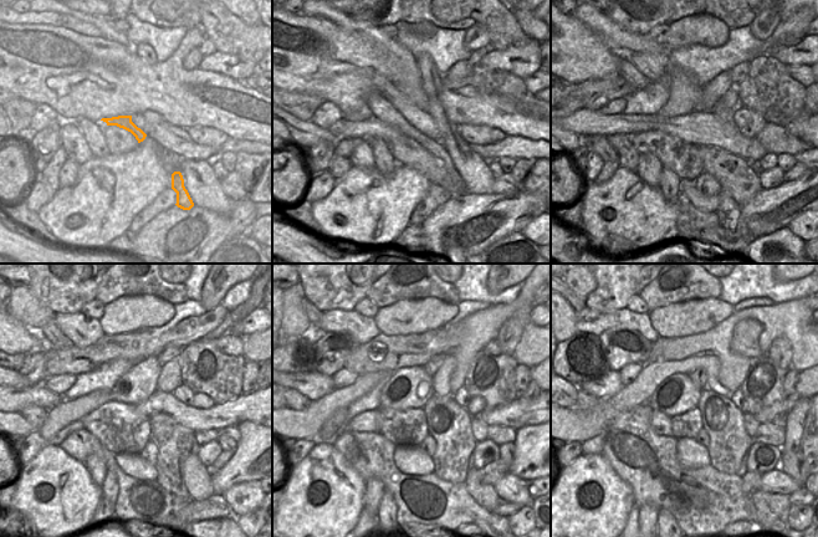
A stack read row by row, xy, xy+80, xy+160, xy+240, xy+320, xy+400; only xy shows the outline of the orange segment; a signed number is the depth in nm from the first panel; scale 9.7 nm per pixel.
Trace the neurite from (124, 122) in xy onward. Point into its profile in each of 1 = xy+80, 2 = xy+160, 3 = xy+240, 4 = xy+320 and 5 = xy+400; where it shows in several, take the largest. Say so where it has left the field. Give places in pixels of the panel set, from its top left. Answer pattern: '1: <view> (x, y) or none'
1: xy+80 (381, 107)
2: xy+160 (628, 71)
3: xy+240 (50, 330)
4: xy+320 (313, 315)
5: xy+400 (577, 303)

